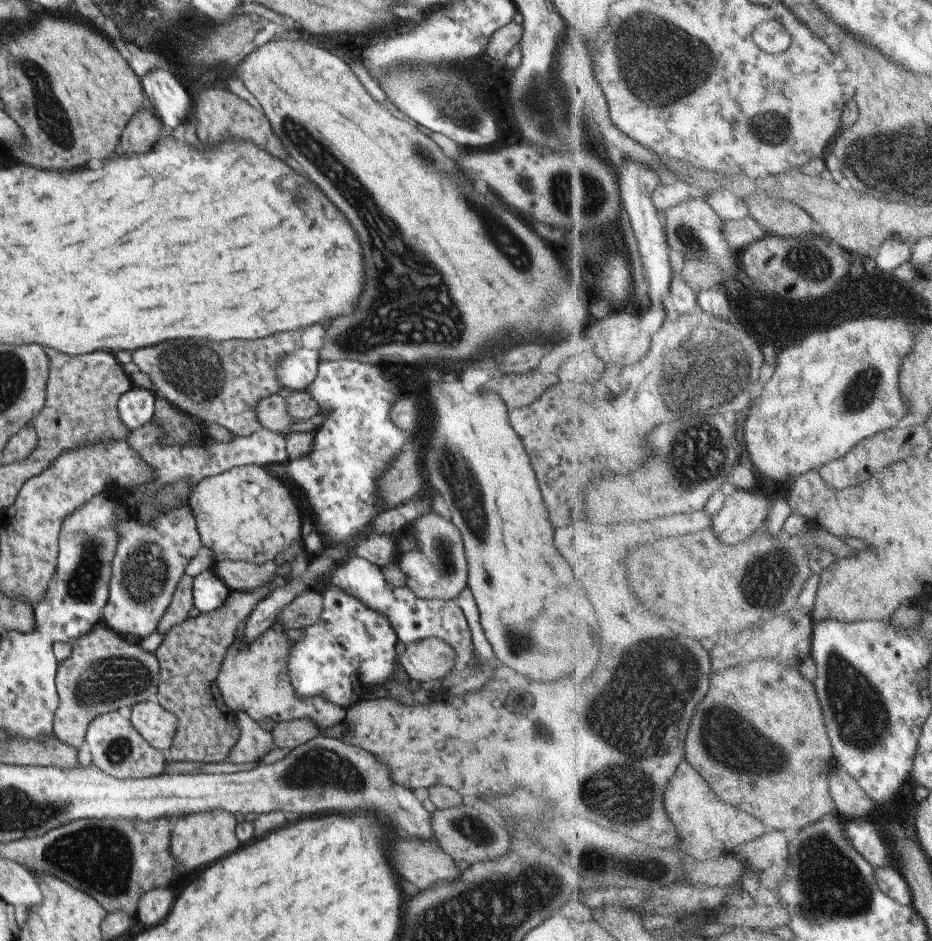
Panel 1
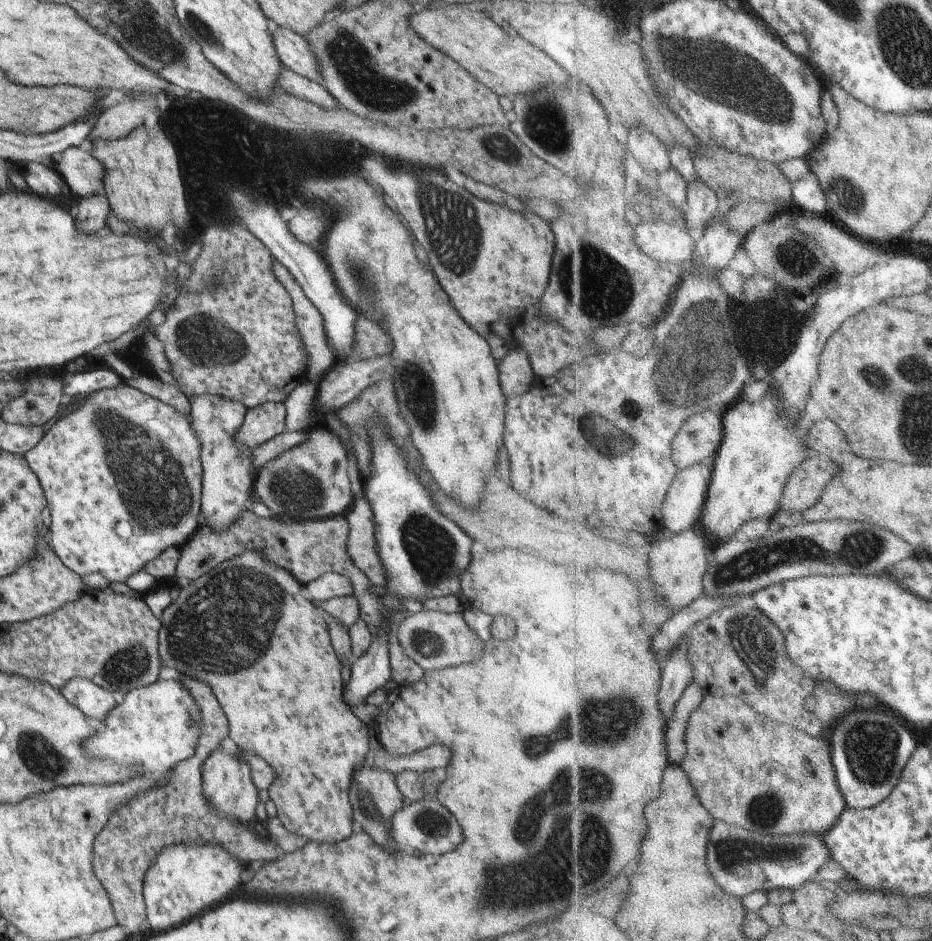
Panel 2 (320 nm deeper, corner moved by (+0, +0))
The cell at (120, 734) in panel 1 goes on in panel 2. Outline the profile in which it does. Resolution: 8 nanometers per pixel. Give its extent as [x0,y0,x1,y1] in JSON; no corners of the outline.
[59,677,116,721]

